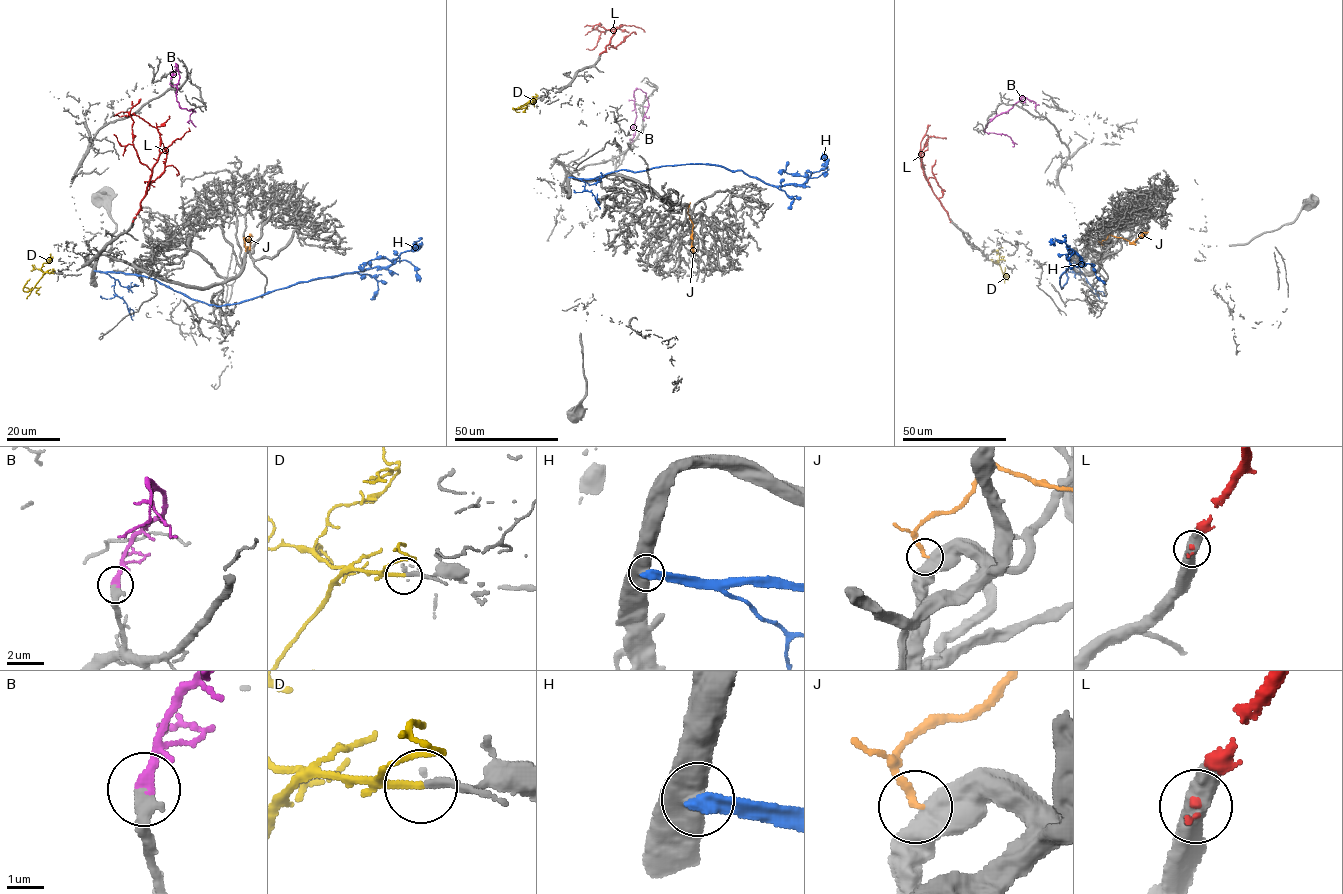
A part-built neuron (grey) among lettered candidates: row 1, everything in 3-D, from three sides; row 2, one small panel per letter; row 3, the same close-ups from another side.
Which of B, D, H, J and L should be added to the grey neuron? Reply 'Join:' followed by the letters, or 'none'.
Join: B, D

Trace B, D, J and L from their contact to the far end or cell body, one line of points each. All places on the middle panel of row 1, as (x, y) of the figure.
B: (629, 139), (635, 132), (637, 88), (646, 93), (649, 104), (644, 116), (649, 116)
D: (536, 99), (513, 108), (517, 109)
J: (689, 206), (687, 213), (693, 226), (692, 252)
L: (599, 54), (621, 24), (600, 33), (597, 45), (586, 49)

